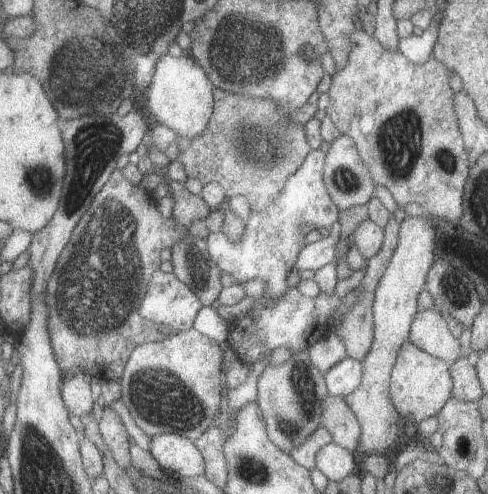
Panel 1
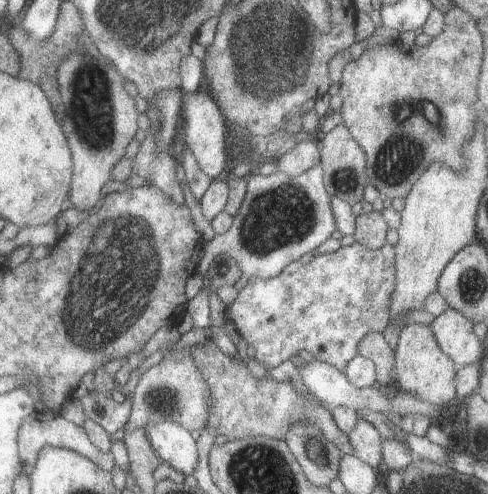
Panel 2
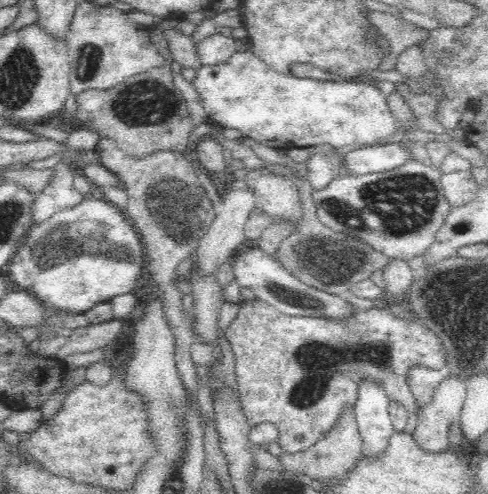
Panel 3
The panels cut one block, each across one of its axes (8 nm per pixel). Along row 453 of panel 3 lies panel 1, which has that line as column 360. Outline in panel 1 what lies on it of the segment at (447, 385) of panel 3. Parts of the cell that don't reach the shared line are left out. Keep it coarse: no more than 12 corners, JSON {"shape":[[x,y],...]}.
{"shape":[[335,396],[325,398],[323,426],[351,454],[361,444],[361,424]]}

